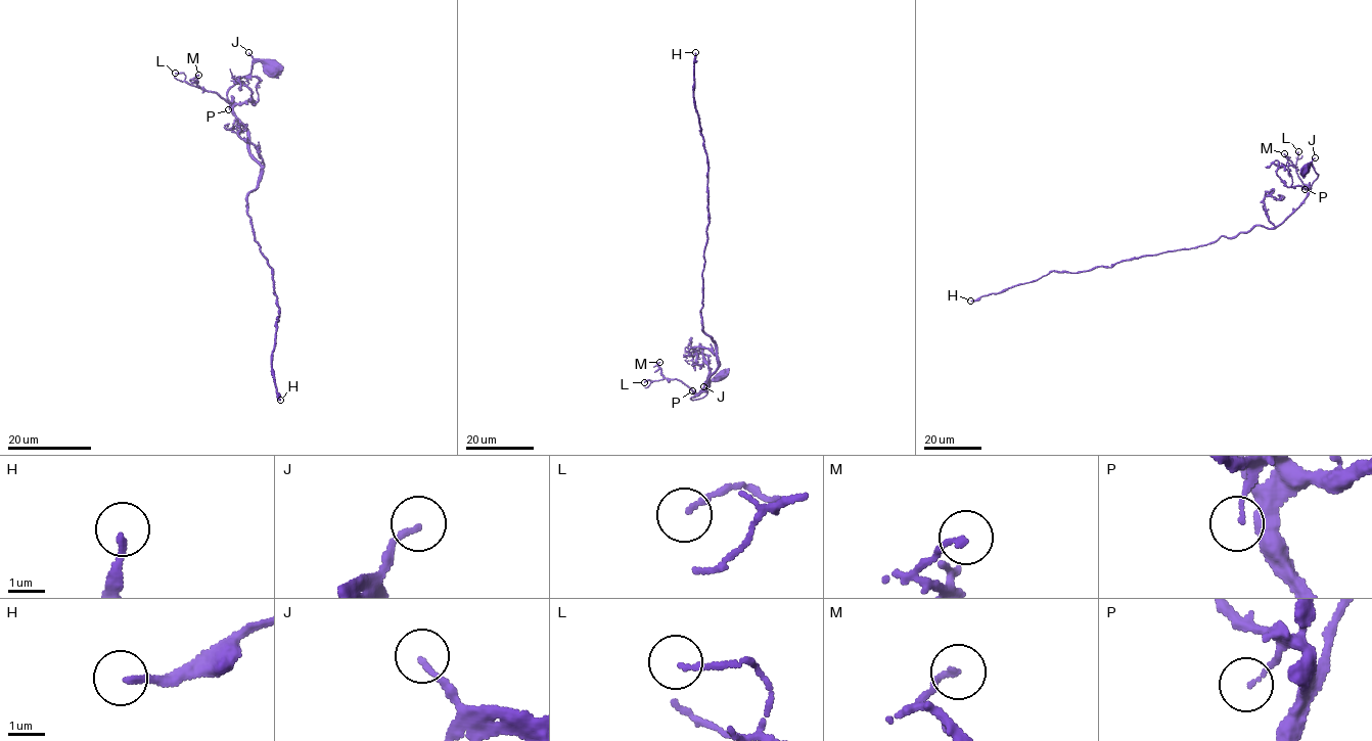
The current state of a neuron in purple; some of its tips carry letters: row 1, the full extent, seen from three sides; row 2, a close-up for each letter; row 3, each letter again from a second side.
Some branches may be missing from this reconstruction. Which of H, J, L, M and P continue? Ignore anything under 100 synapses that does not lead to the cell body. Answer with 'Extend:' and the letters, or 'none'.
Extend: H

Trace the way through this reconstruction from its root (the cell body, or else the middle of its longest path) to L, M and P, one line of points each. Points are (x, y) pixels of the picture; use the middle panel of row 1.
L: (722, 375), (710, 382), (704, 397), (694, 400), (690, 398), (695, 395), (677, 379), (644, 382)
M: (722, 375), (710, 382), (704, 397), (693, 400), (695, 395), (685, 384), (662, 374), (657, 365), (659, 362)
P: (722, 375), (710, 382), (702, 398), (691, 399), (695, 395), (692, 390)

